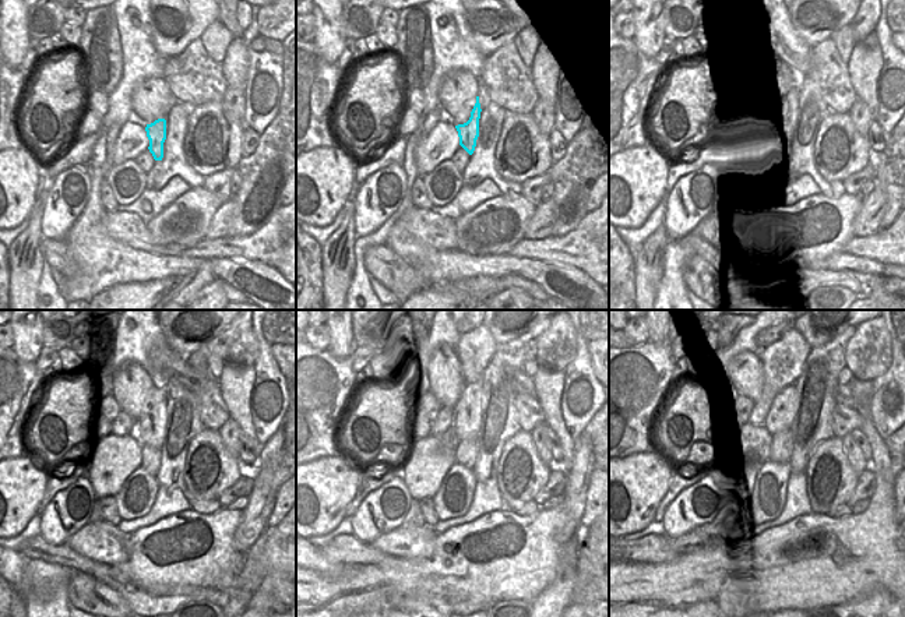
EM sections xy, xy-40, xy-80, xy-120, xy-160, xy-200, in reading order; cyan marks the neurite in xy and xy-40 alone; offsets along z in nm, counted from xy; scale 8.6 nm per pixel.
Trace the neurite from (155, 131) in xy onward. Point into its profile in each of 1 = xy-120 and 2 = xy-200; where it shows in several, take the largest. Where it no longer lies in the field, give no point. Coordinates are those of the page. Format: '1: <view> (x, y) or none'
1: xy-120 (151, 426)
2: xy-200 (784, 408)

